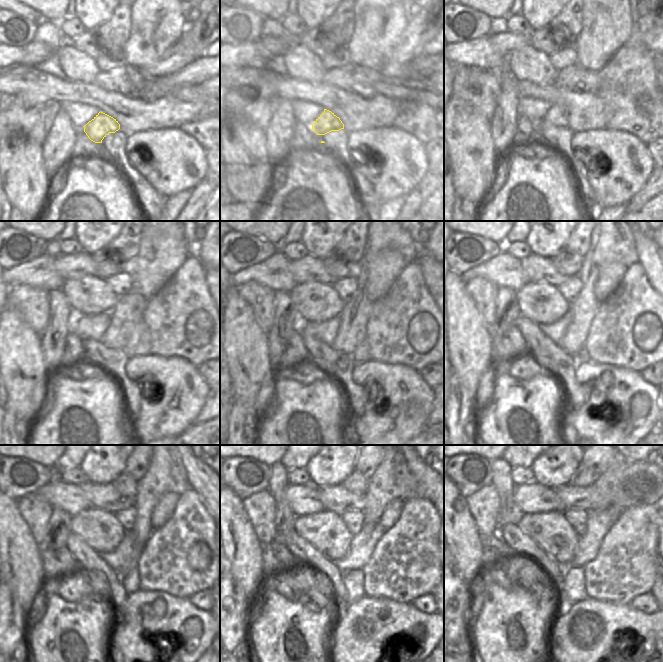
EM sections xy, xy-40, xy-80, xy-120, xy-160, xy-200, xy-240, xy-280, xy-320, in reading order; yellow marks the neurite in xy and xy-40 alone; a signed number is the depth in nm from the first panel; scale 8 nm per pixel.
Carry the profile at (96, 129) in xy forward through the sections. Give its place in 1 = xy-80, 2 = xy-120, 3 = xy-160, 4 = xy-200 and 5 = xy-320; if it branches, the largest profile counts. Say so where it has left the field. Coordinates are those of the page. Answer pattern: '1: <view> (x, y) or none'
1: xy-80 (557, 116)
2: xy-120 (129, 310)
3: xy-160 (354, 317)
4: xy-200 (604, 241)
5: xy-320 (618, 465)

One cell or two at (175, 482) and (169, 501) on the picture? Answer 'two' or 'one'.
two

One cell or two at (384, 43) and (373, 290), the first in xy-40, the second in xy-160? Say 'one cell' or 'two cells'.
one cell

